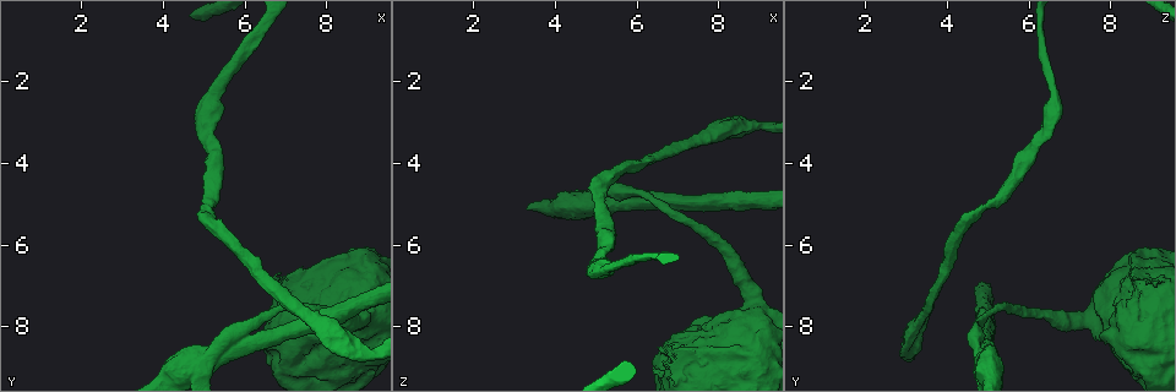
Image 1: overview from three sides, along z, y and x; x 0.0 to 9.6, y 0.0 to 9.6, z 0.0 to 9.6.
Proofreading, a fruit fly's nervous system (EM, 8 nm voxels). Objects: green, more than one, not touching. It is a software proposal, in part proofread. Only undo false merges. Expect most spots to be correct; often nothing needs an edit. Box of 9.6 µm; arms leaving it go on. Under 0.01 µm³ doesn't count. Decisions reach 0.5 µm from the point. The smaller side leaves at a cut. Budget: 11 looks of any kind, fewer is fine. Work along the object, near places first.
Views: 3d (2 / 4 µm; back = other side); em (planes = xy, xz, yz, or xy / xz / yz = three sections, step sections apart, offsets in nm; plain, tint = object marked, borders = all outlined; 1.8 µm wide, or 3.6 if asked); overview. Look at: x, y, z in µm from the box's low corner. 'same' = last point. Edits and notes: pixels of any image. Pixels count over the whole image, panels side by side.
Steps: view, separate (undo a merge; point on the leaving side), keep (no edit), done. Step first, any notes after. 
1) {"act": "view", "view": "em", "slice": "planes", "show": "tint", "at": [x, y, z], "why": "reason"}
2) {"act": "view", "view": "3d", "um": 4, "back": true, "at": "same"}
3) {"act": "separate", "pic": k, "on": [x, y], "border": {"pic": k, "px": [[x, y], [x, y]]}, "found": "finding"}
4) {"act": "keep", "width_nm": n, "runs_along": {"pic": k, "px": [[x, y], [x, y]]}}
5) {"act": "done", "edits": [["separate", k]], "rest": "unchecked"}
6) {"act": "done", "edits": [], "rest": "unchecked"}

{"act": "view", "view": "3d", "um": 4, "at": [6.20, 8.25, 4.80]}

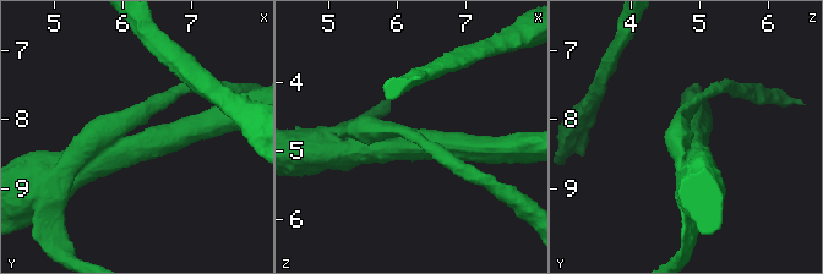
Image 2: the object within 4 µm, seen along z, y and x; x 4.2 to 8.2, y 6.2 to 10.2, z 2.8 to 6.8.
{"act": "view", "view": "em", "slice": "planes", "show": "plain", "at": [6.25, 8.15, 4.75], "arms": 4, "why": "need the tissue"}

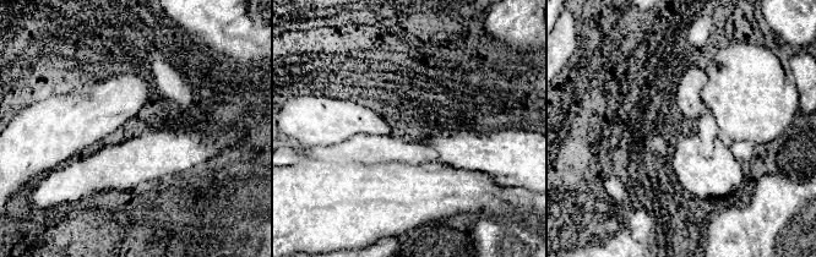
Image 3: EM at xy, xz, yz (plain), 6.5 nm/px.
{"act": "view", "view": "em", "slice": "planes", "show": "tint", "at": "same"}

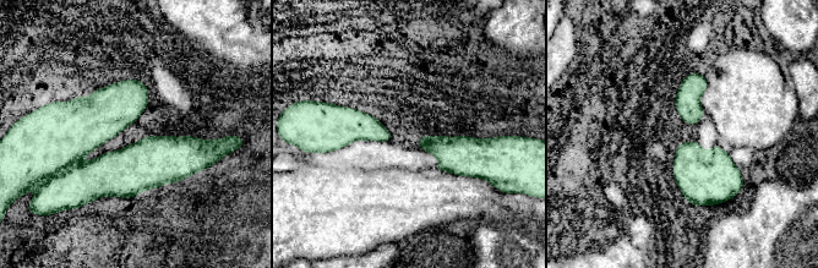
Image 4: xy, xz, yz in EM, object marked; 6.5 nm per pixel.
{"act": "separate", "pic": 4, "on": [78, 185], "part_leaving": {"pic": 4, "px": [[207, 142], [131, 170], [71, 170]]}, "found": "two cells meet here"}

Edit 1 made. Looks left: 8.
{"act": "view", "view": "overview", "why": "redraw"}

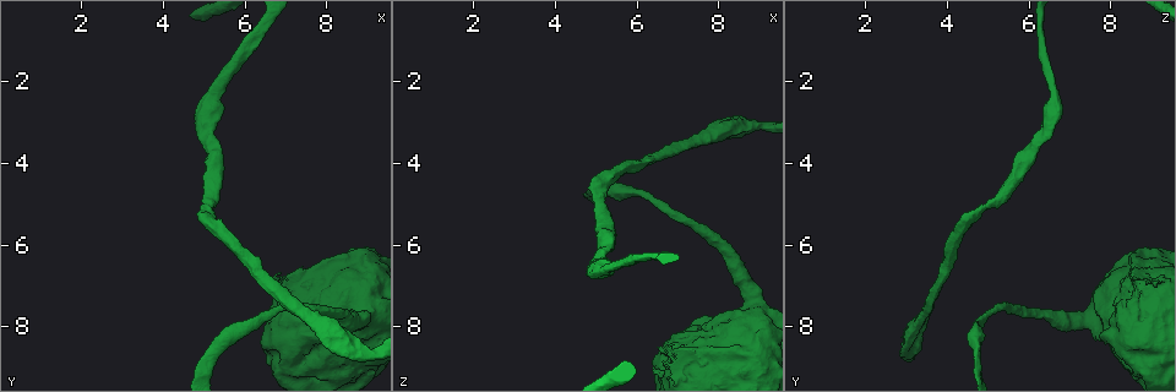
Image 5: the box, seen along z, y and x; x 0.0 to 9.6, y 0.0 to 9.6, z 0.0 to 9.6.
{"act": "view", "view": "em", "slice": "planes", "show": "borders", "at": [8.50, 8.50, 3.10], "why": "calibre changes"}

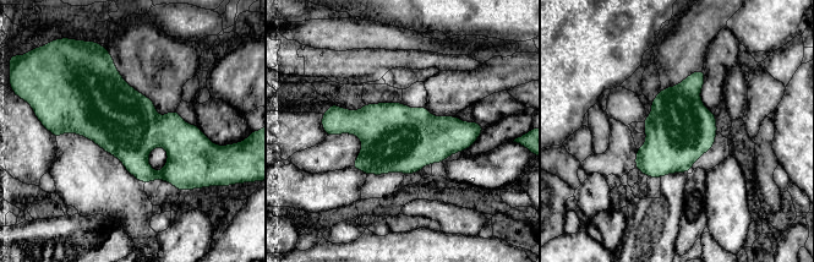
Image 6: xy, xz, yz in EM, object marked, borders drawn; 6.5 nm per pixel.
{"act": "keep", "found": "one cell here"}

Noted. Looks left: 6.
{"act": "view", "view": "em", "slice": "xy", "step": 4, "show": "tint", "at": [5.05, 5.05, 4.95], "why": "narrows sharply"}

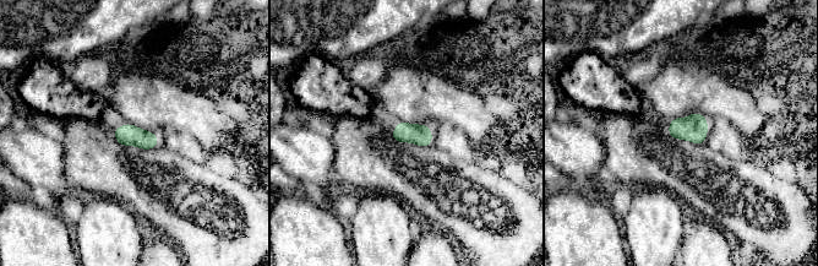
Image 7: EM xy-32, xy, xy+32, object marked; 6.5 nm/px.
{"act": "keep", "width_nm": 140, "found": "one cell here"}

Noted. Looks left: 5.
{"act": "view", "view": "3d", "um": 4, "at": [9.05, 6.20, 8.85], "why": "calibre changes"}

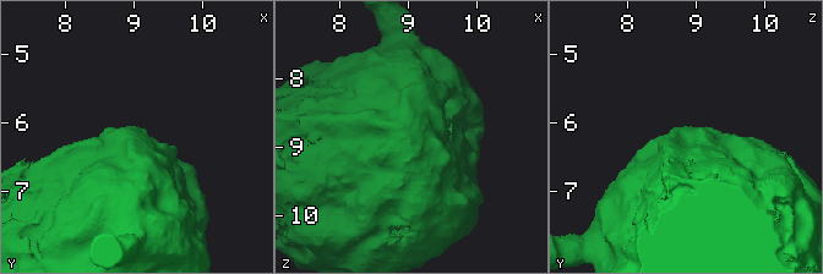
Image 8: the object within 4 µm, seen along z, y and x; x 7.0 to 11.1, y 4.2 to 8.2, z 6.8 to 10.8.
{"act": "view", "view": "em", "um": 3.6, "slice": "planes", "show": "tint", "at": [9.00, 6.15, 8.90]}

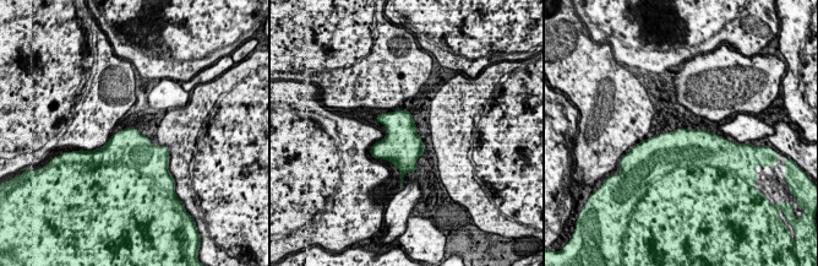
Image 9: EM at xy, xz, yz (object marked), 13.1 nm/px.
{"act": "keep", "found": "all the same cell"}

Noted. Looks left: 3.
{"act": "done", "edits": [["separate", 4]], "rest": "unchecked"}

